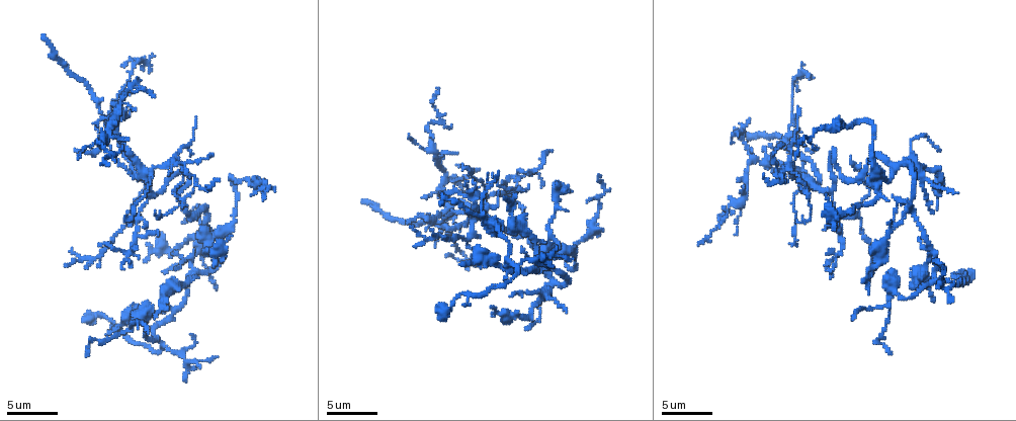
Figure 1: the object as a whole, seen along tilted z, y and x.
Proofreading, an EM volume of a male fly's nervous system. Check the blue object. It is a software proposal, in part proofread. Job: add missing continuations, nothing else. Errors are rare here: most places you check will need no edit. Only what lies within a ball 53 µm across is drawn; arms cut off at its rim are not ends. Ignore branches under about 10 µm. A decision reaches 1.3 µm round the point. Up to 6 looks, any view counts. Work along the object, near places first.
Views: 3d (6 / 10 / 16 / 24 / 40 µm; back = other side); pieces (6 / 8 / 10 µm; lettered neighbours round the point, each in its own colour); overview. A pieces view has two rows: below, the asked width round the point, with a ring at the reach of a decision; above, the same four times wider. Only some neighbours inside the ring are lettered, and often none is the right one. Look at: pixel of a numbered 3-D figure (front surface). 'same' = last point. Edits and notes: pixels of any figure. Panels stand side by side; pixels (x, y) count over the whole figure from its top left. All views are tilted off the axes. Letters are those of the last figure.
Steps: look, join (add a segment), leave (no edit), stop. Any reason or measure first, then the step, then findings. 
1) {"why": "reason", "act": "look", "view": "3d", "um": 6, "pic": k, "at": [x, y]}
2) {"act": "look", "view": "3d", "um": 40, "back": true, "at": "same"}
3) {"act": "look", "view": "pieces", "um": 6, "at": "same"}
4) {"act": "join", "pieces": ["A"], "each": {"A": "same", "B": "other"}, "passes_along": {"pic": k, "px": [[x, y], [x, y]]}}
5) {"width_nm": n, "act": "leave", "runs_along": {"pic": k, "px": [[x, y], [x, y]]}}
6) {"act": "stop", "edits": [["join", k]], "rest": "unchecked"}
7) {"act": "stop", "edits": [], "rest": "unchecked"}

{"act": "look", "view": "pieces", "um": 10, "pic": 1, "at": [750, 118]}

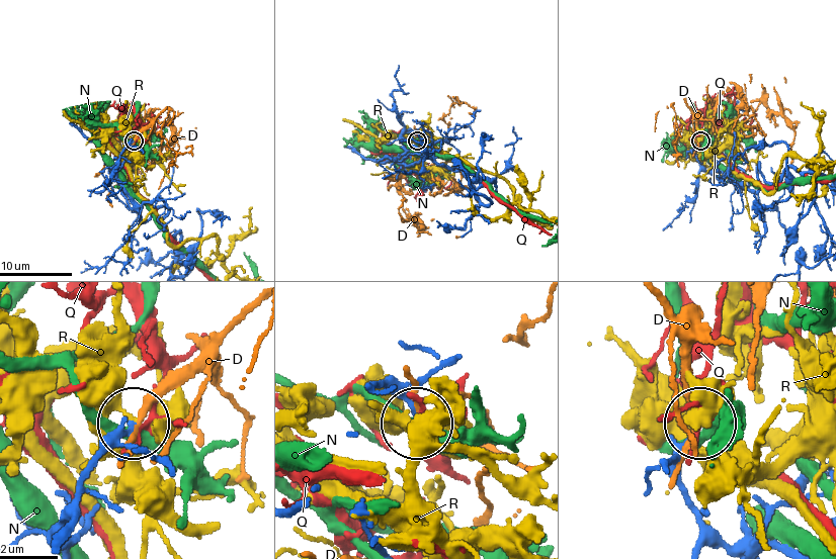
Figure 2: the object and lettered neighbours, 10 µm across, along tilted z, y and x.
{"act": "leave", "each": {"D": "other", "N": "other", "Q": "other", "R": "other"}, "runs_along": {"pic": 2, "px": [[66, 547], [62, 523], [71, 500], [109, 444], [135, 427]]}, "found": "none of them fits"}

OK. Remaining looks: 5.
{"why": "an open end", "act": "look", "view": "pieces", "um": 10, "pic": 1, "at": [408, 222]}

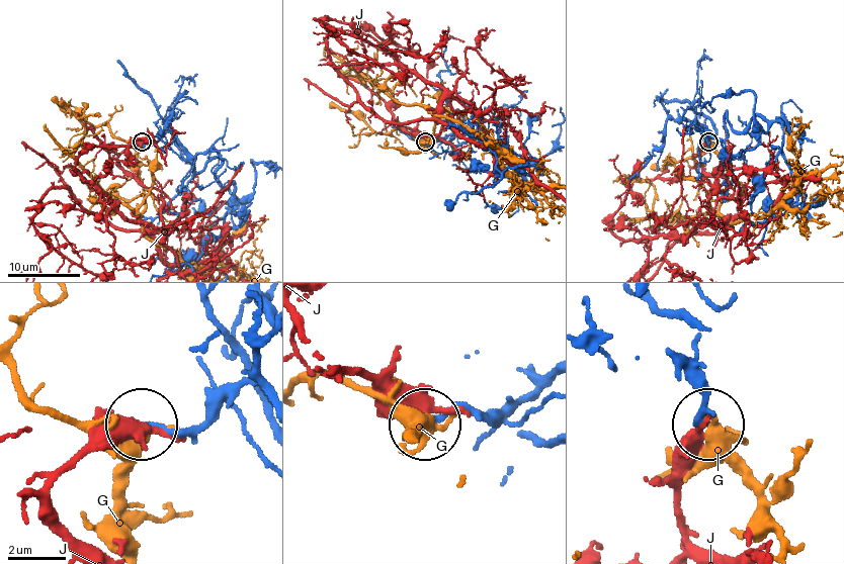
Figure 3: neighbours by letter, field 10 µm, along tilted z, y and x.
{"act": "leave", "each": {"G": "other", "J": "other"}, "found": "no lettered segment goes on from it"}

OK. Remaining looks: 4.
{"why": "branch stops here", "act": "look", "view": "pieces", "um": 8, "pic": 1, "at": [123, 218]}

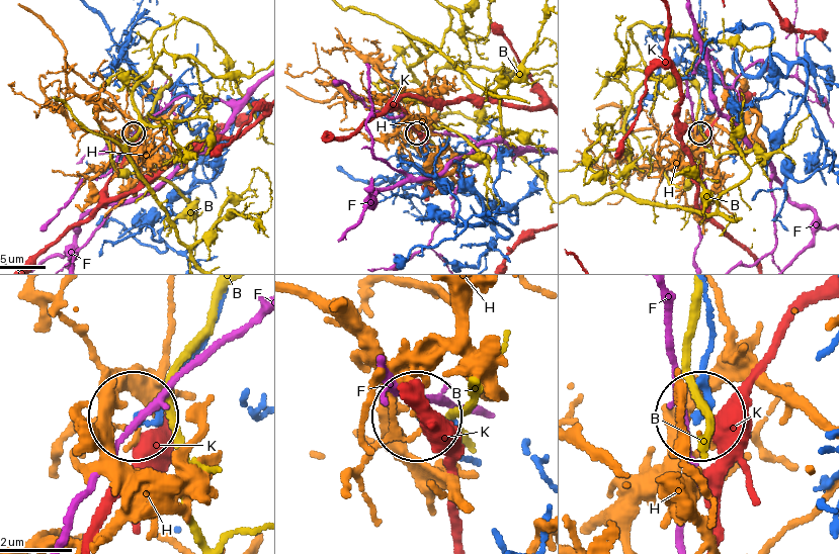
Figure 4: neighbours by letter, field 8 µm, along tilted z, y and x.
{"act": "leave", "each": {"B": "other", "F": "other", "H": "other", "K": "other"}, "found": "none of them fits"}

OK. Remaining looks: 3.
{"act": "stop", "edits": [], "rest": "unchecked"}

